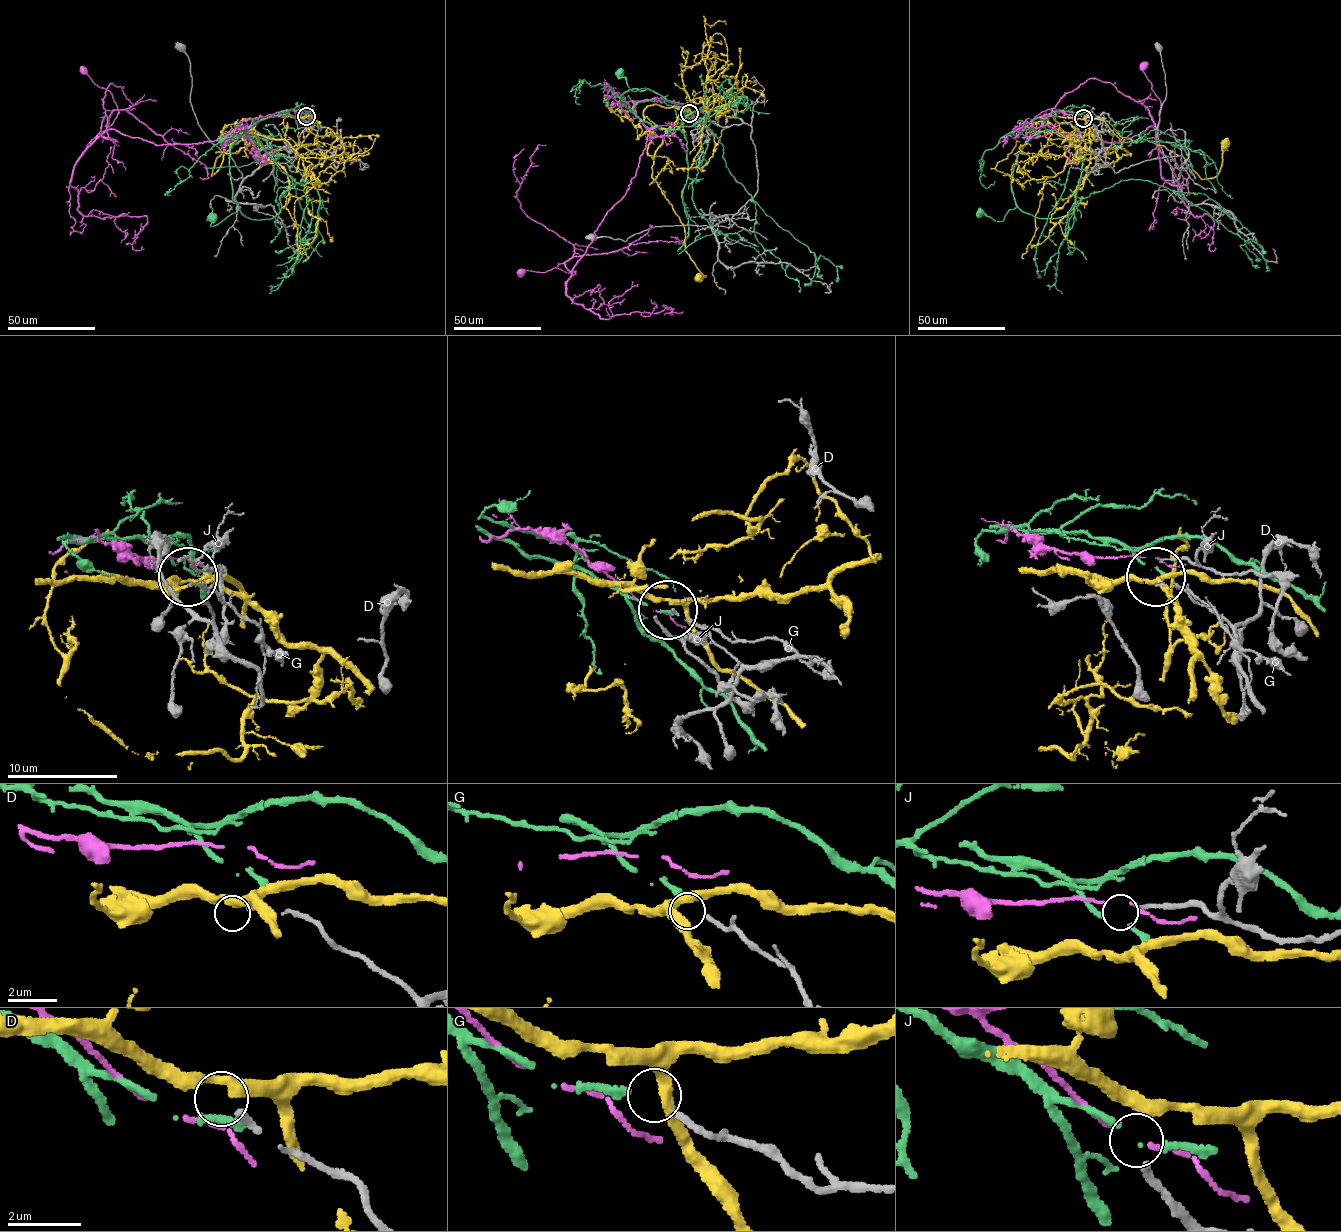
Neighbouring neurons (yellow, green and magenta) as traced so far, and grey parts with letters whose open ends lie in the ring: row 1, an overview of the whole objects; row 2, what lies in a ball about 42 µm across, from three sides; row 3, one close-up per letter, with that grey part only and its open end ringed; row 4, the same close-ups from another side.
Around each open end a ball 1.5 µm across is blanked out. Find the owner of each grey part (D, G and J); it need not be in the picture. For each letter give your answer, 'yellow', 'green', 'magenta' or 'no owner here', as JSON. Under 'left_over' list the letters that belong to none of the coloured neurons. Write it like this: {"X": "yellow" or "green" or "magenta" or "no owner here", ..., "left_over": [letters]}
{"D": "no owner here", "G": "green", "J": "no owner here", "left_over": ["D", "J"]}

